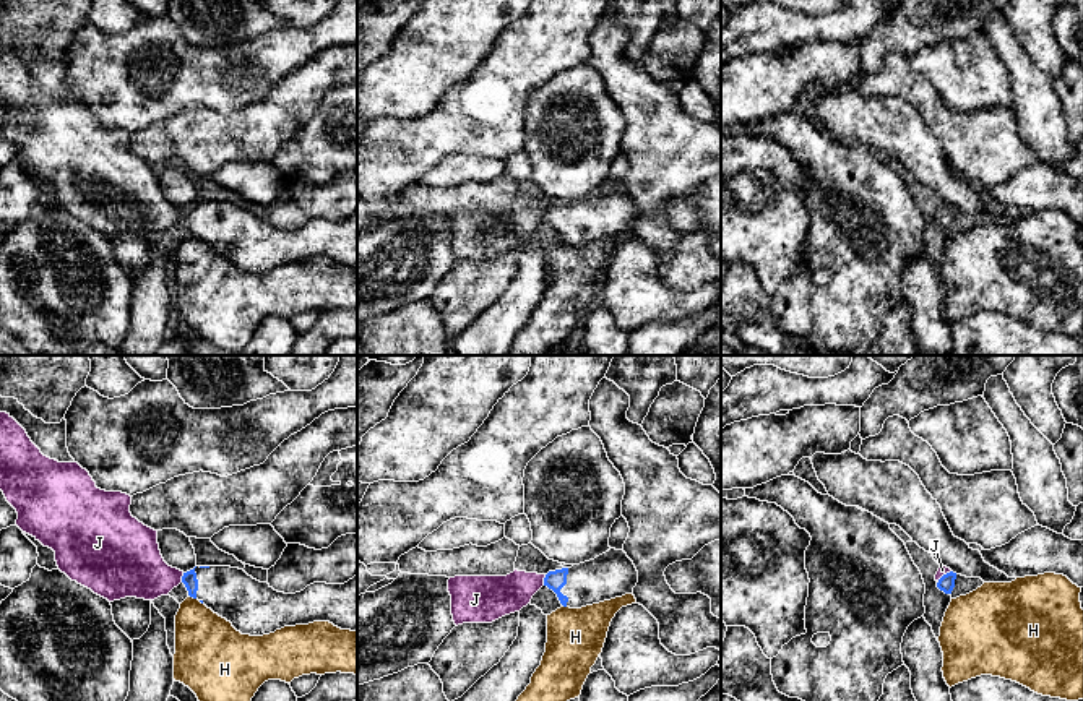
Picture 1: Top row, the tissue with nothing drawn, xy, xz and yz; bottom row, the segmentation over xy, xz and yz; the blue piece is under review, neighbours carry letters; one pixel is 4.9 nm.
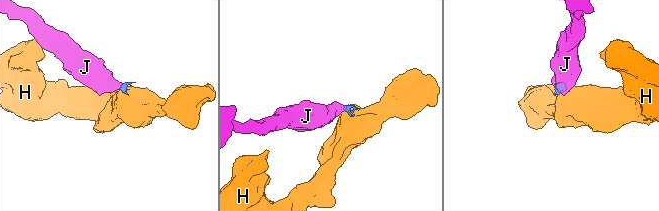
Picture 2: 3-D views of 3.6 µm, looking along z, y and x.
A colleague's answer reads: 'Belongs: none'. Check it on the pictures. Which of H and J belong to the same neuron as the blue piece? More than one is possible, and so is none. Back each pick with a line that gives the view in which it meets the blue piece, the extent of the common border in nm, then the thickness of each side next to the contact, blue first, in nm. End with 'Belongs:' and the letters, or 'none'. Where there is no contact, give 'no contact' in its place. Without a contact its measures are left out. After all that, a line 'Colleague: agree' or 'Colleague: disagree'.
J: meets blue in xz; contact 60 nm long; 100 nm thick on the blue side, 200 nm on the other
Belongs: J
Colleague: disagree

